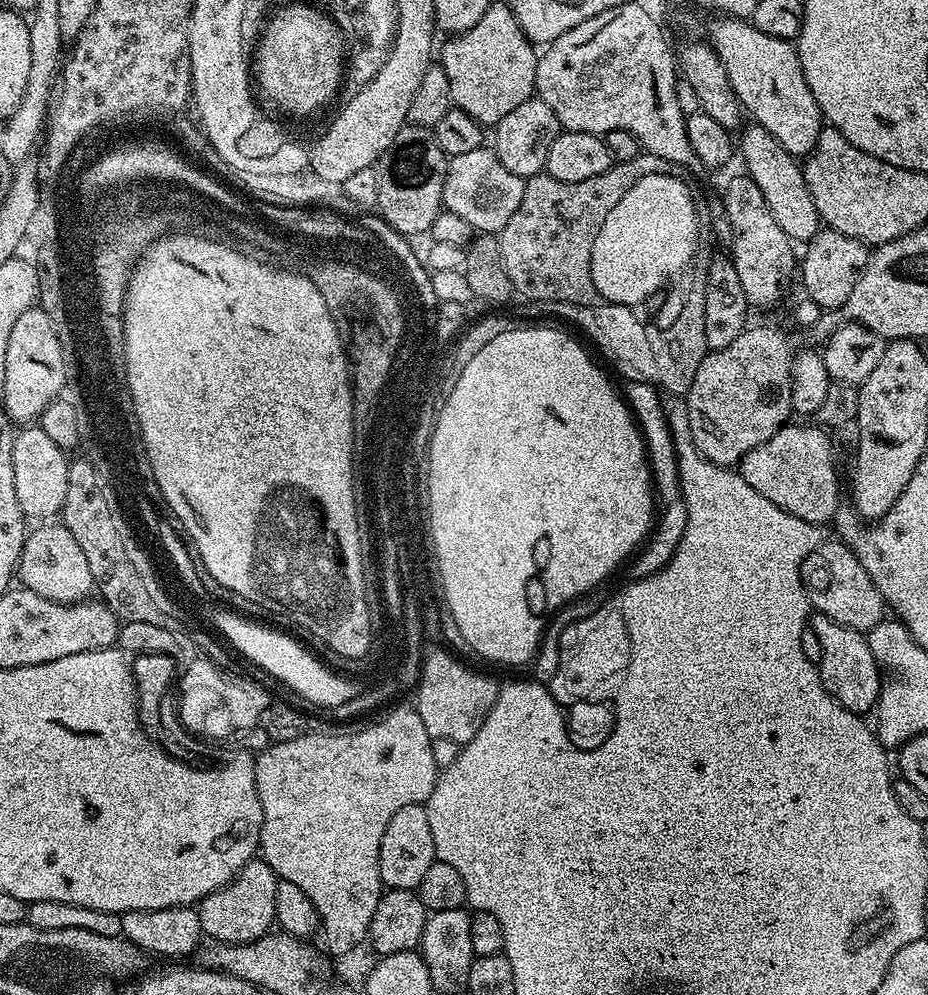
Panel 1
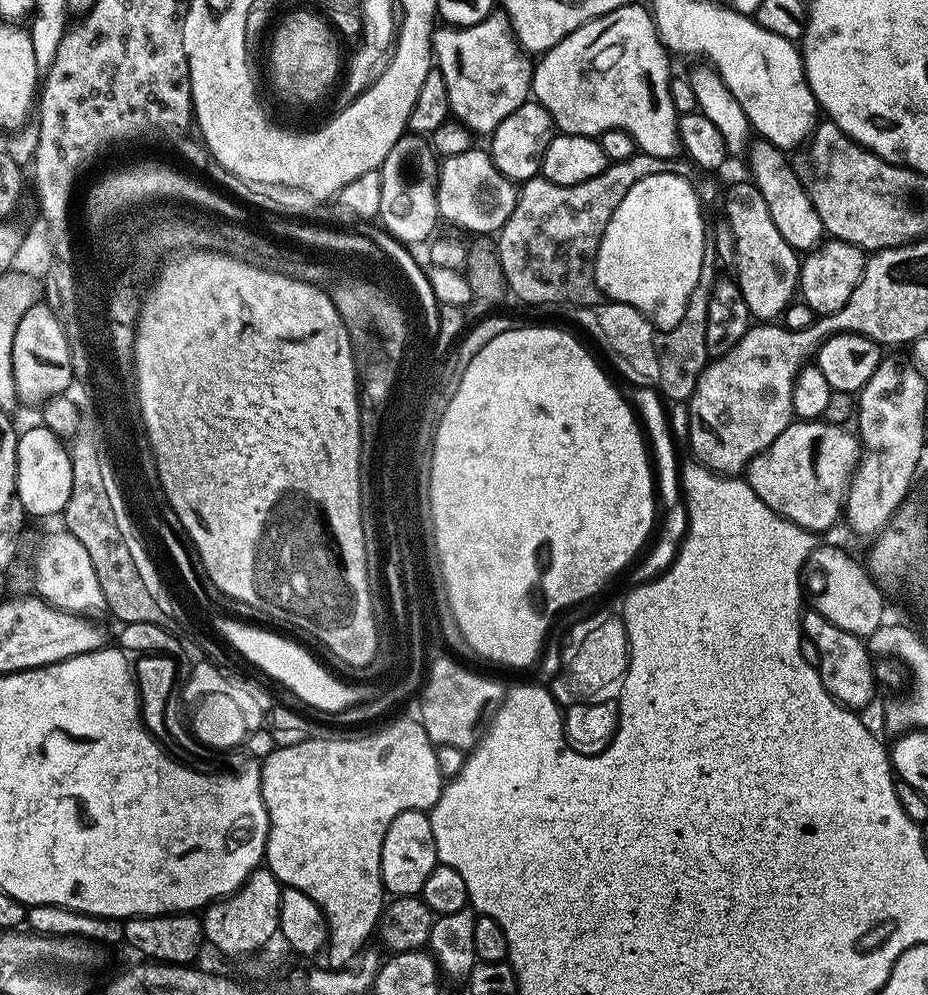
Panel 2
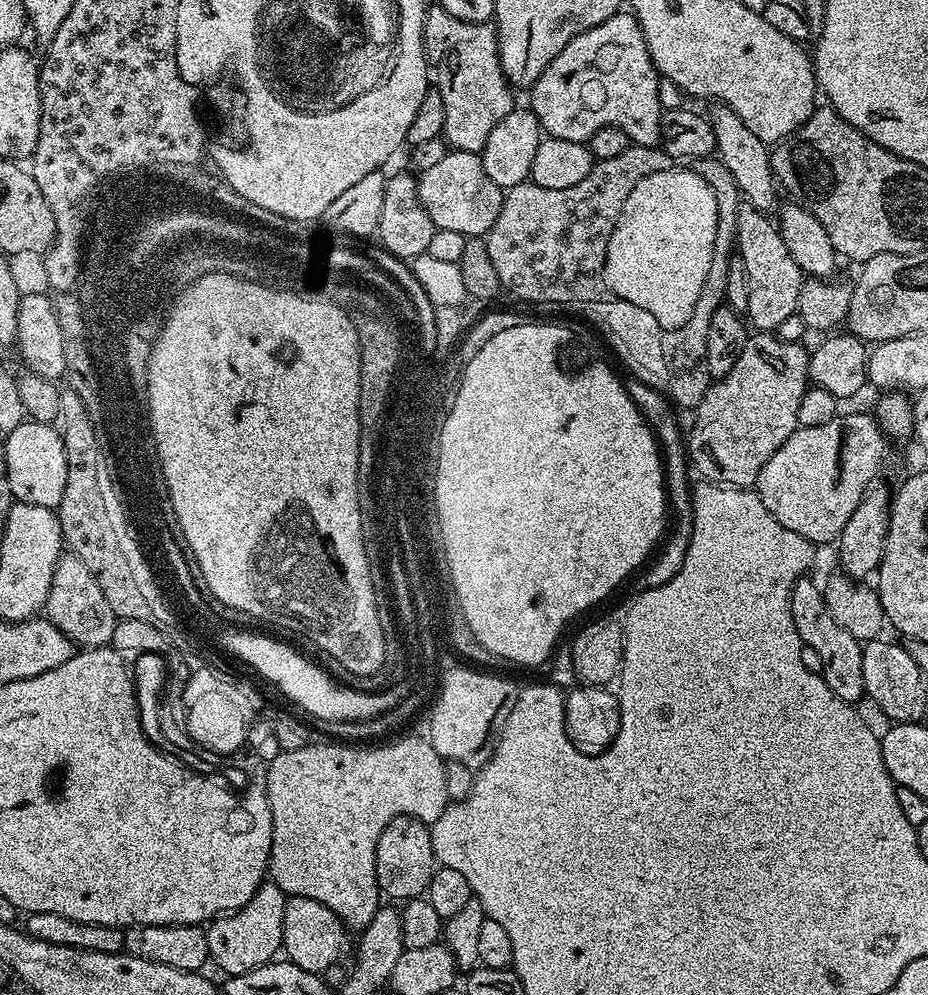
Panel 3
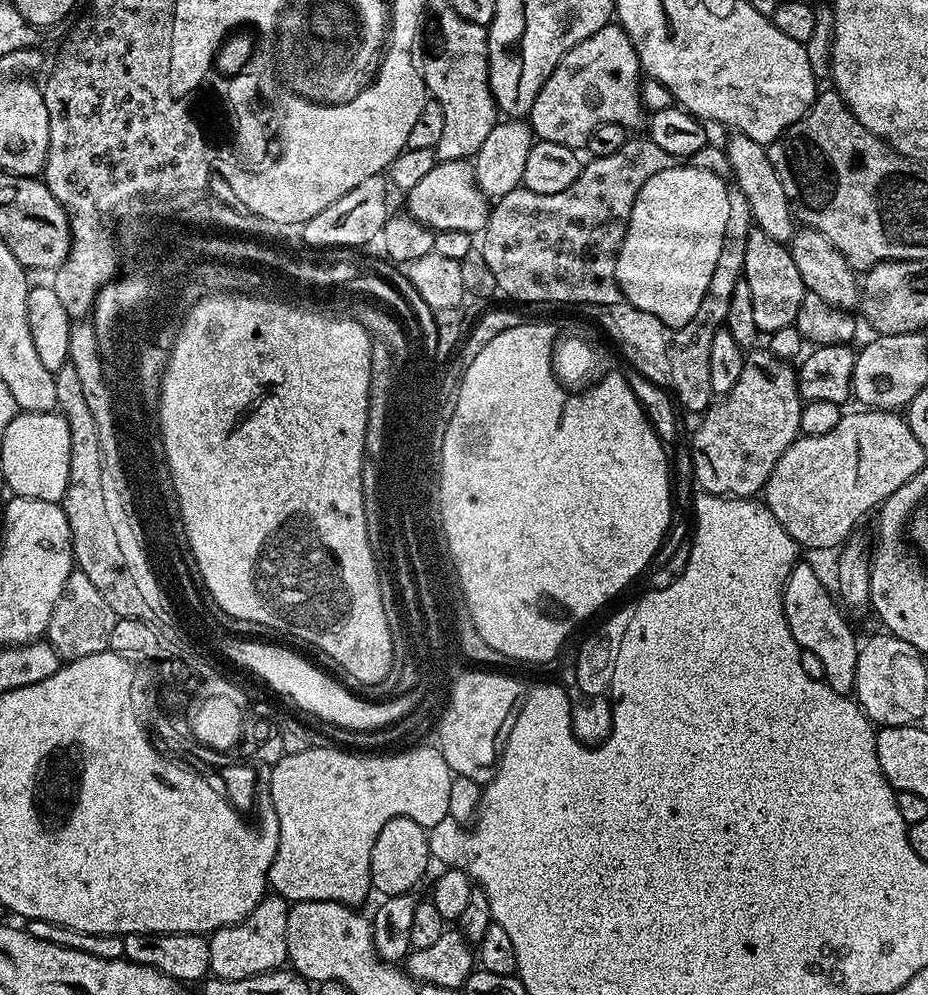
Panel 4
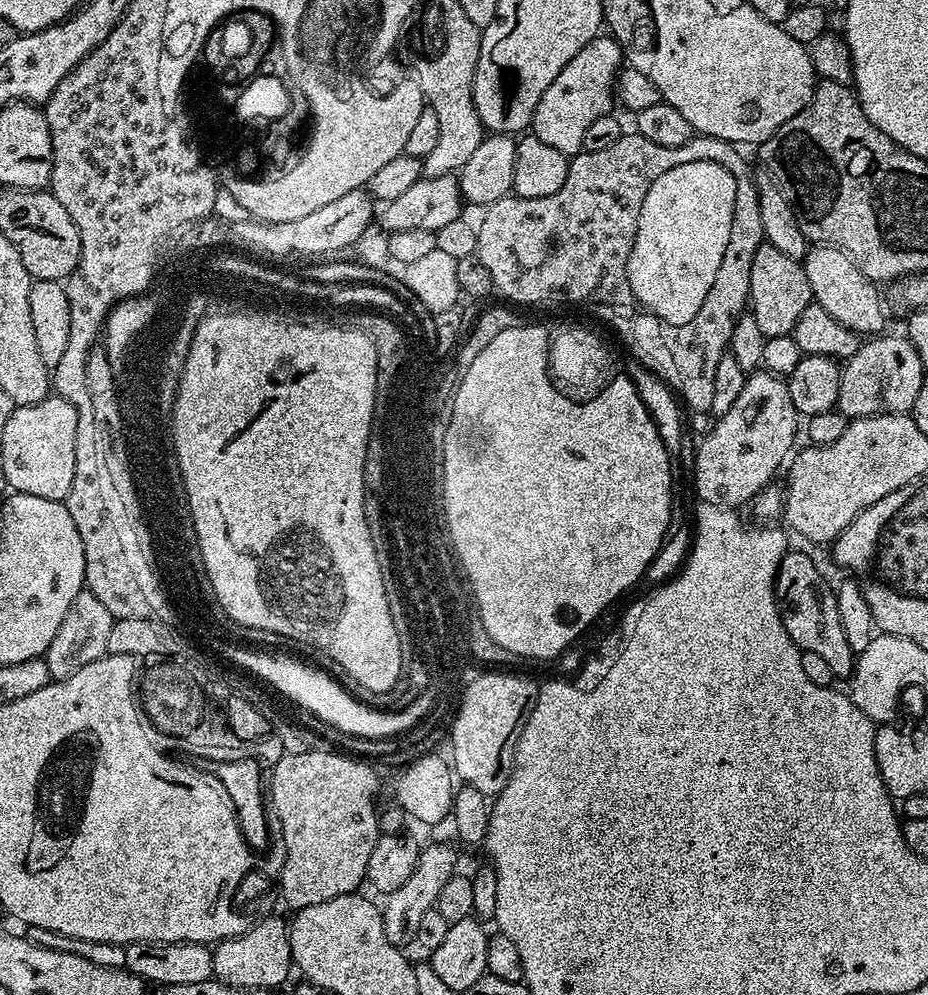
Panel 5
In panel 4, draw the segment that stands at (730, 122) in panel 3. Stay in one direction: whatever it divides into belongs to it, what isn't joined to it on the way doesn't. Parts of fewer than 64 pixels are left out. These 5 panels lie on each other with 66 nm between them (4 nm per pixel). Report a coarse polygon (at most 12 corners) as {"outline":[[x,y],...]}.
{"outline":[[732,132],[728,164],[759,231],[791,245],[798,221],[765,145]]}

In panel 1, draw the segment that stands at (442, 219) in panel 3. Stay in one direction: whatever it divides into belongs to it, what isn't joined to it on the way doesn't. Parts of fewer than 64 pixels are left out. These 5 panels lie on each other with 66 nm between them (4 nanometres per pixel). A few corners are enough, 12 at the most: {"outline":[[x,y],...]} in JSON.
{"outline":[[491,147],[451,157],[443,207],[498,234],[525,177]]}

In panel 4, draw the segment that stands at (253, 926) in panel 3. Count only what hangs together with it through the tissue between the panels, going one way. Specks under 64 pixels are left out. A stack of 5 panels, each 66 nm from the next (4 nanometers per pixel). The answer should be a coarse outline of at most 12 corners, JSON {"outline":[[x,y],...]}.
{"outline":[[268,894],[207,937],[211,975],[244,979],[288,964],[289,901]]}

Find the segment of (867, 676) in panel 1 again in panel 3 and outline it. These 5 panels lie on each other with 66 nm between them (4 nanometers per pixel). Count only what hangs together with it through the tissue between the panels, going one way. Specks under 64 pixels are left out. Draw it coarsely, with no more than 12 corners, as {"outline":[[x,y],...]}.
{"outline":[[797,580],[790,614],[838,698],[865,699],[861,641],[834,620],[821,585]]}

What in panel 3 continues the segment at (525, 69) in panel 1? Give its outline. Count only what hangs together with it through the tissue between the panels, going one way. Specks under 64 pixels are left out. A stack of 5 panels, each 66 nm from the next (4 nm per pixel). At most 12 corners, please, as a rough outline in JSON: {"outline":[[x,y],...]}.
{"outline":[[433,6],[424,55],[443,139],[483,152],[514,107],[495,27]]}

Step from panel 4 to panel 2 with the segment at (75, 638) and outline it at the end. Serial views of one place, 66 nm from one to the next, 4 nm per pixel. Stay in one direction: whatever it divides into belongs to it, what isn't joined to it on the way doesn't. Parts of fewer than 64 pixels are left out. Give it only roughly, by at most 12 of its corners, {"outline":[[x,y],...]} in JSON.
{"outline":[[67,530],[36,554],[35,595],[88,618],[108,612],[86,546]]}

